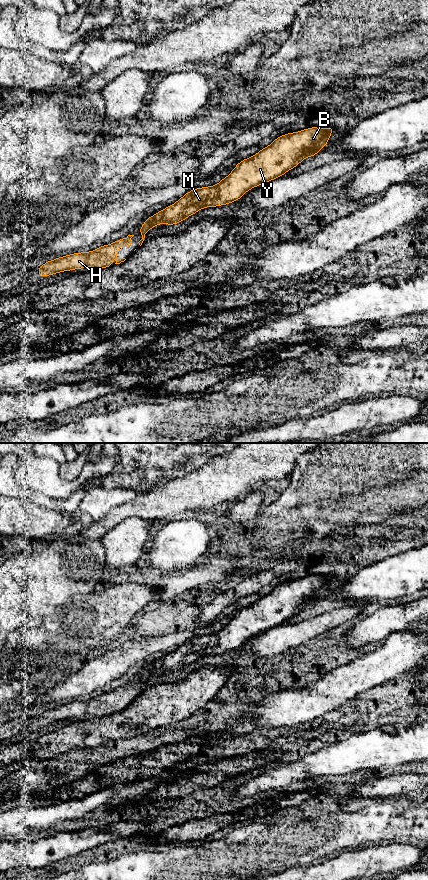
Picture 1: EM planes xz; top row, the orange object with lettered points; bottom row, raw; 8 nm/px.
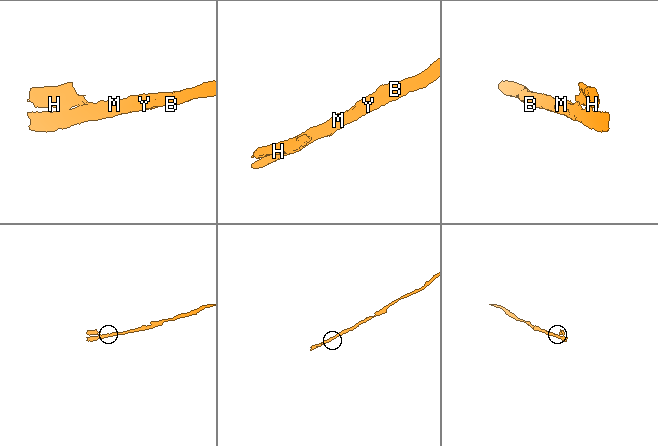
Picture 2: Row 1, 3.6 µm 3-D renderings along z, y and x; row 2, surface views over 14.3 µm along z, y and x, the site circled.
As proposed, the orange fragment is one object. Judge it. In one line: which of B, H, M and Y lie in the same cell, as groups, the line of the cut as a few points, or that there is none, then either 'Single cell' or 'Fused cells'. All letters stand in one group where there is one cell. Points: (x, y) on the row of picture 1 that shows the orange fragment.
Groups: B M Y / H. Split along xz (147, 231), (139, 232). Fused cells

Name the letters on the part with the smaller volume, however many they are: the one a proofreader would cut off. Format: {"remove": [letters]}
{"remove": ["H"]}

